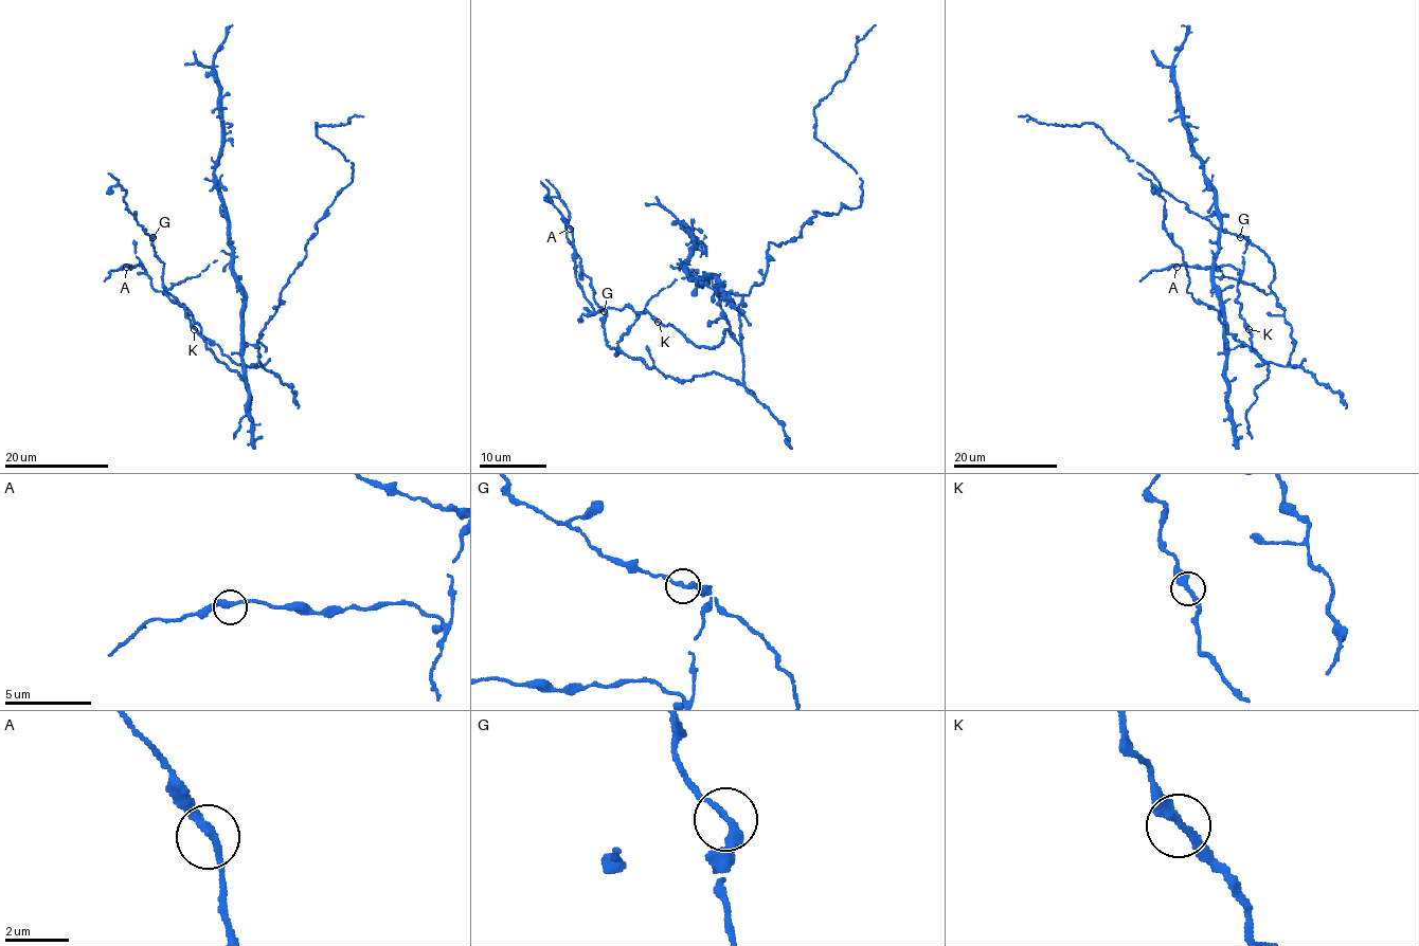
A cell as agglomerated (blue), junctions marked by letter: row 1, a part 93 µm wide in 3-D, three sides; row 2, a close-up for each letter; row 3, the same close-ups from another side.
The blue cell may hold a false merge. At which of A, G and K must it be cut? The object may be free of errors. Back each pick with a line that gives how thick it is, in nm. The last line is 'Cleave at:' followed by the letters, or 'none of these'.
Cleave at: none of these

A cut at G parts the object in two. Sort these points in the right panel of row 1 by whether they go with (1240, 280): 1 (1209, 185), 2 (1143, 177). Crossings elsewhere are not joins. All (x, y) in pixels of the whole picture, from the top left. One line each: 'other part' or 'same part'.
1: same part
2: other part

